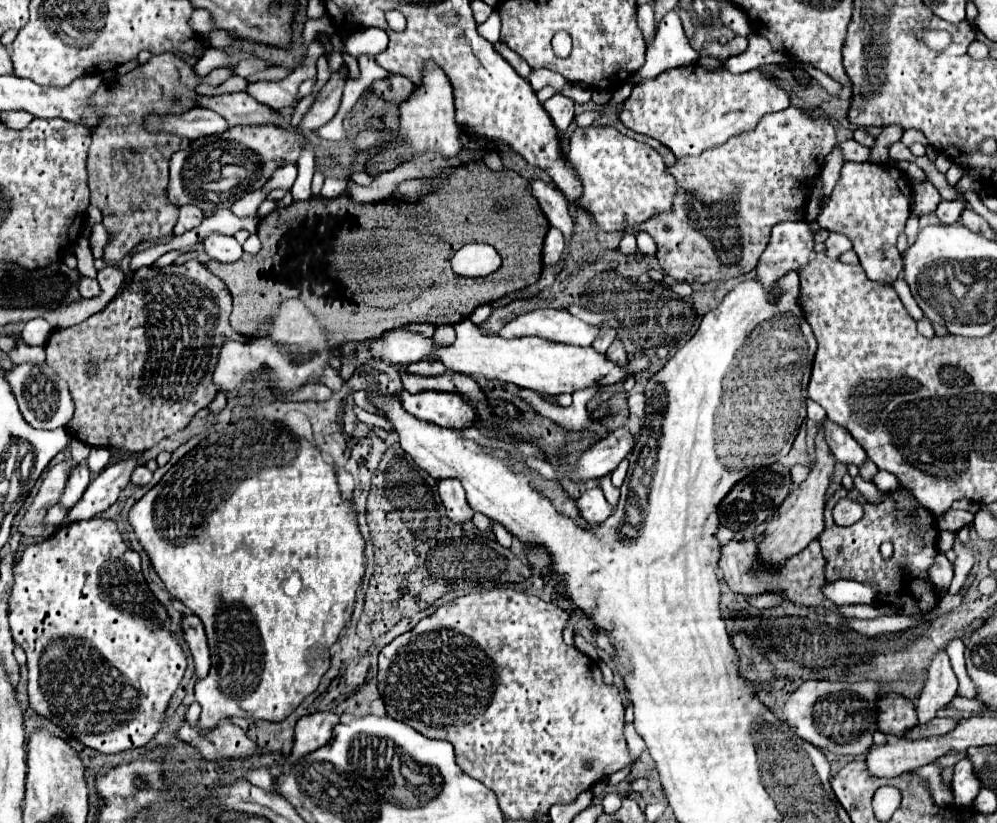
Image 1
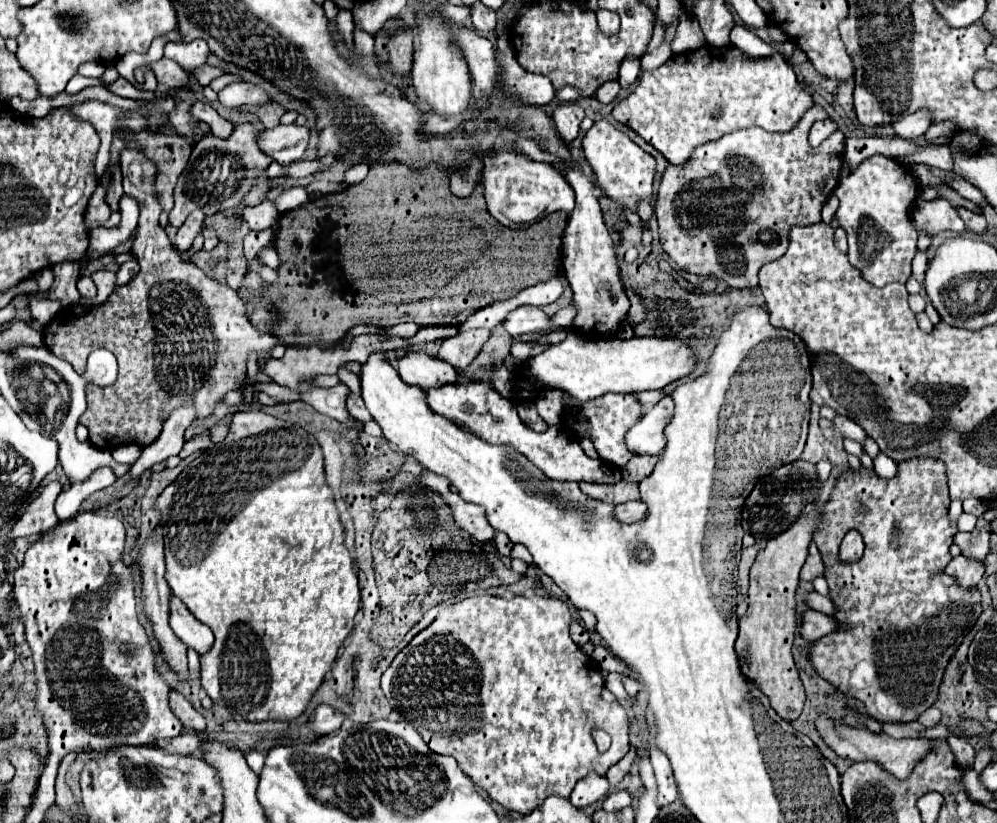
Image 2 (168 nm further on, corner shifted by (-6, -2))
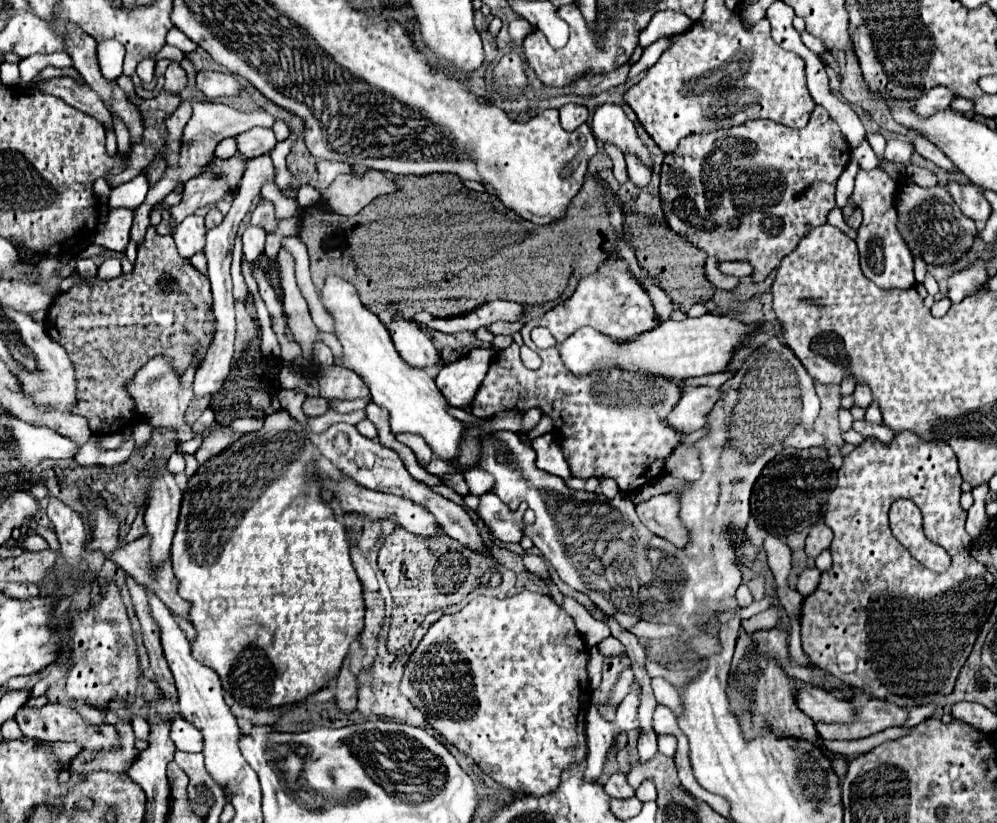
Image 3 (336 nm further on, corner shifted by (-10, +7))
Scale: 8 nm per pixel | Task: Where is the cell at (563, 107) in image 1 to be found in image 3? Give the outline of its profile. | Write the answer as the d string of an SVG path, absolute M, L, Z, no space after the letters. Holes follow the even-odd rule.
M568 103L559 108L559 120L565 130L579 128L589 116L589 110L581 104Z

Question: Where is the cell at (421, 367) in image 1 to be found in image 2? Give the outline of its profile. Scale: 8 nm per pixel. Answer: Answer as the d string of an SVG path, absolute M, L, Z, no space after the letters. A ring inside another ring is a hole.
M473 329L449 337L443 341L437 357L451 363L455 369L465 369L481 351L483 343L489 339L493 331L489 329Z

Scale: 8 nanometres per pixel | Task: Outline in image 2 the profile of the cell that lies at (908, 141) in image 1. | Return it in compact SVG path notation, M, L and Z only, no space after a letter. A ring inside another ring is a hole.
M943 121L943 123L935 123L929 127L929 131L925 133L925 137L929 141L935 141L937 137L953 137L959 129L951 123L951 121Z

